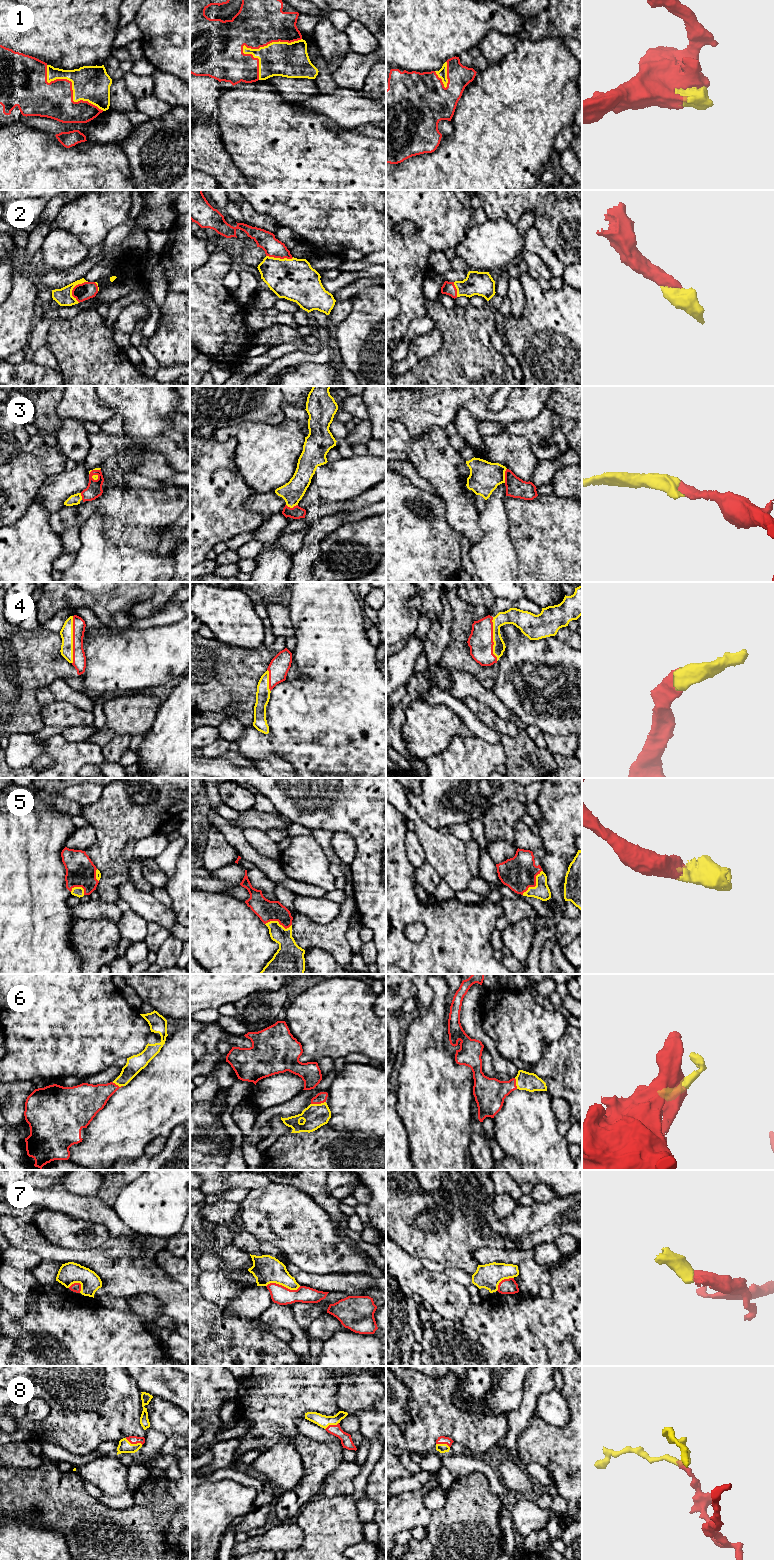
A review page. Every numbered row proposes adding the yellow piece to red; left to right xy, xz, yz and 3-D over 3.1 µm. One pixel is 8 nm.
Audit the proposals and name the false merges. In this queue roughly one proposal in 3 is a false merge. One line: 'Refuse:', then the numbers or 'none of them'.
Refuse: 7

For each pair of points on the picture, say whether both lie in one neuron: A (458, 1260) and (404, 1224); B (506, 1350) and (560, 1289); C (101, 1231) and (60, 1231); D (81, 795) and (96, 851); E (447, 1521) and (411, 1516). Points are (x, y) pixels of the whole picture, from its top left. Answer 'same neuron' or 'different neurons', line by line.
A: same neuron
B: same neuron
C: same neuron
D: different neurons
E: different neurons

